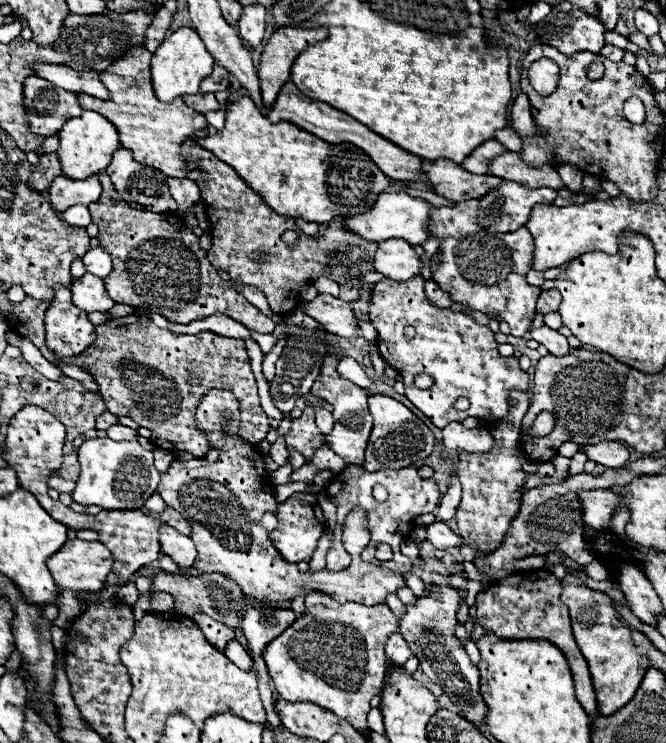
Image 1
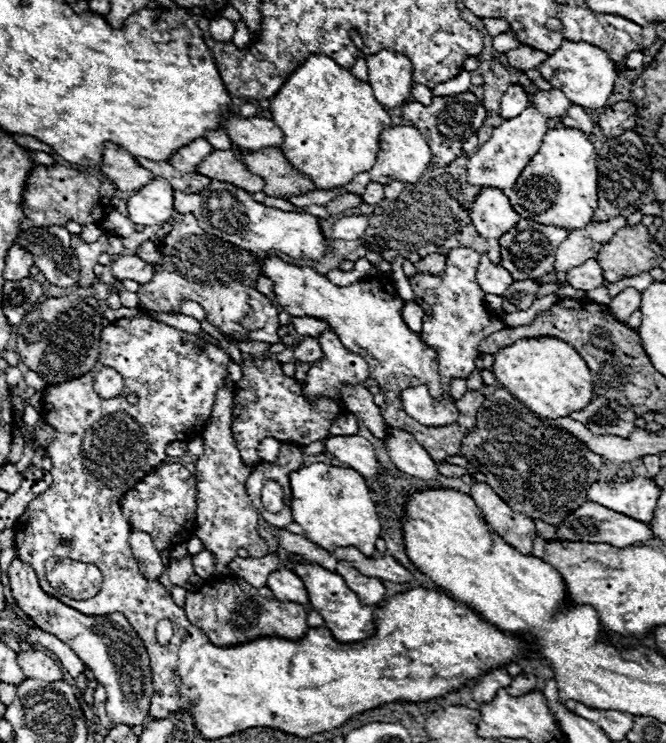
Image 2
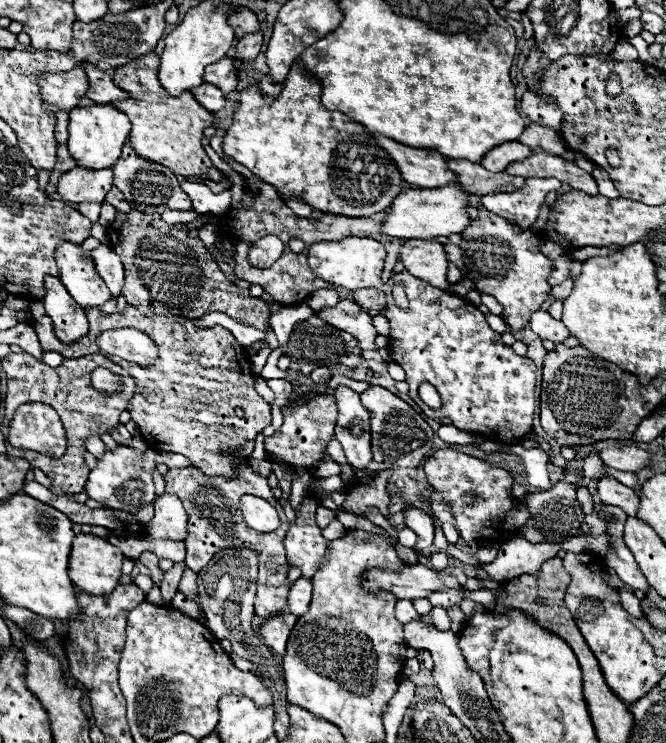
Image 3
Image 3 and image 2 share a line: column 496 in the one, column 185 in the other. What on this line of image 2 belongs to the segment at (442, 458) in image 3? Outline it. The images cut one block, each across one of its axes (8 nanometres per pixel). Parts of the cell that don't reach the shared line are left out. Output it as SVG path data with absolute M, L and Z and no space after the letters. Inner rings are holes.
M160 464L152 474L148 474L142 482L138 482L132 490L122 496L122 514L130 522L132 530L146 532L154 540L154 548L158 552L170 550L174 546L186 544L194 536L194 518L196 518L196 480L182 464Z

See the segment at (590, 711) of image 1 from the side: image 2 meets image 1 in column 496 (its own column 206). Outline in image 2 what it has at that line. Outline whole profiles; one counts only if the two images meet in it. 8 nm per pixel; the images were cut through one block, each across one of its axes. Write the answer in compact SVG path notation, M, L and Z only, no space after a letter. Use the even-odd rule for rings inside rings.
M214 578L196 592L188 592L184 600L186 618L198 626L212 644L234 646L262 636L282 636L298 640L306 634L306 616L310 606L294 602L278 602L268 588L254 588L242 578Z

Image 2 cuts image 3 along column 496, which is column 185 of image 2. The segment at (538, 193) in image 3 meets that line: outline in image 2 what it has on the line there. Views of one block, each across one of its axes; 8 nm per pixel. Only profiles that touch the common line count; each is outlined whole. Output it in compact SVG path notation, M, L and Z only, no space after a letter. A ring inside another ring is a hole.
M212 180L202 192L198 194L184 194L180 190L174 192L174 210L180 214L194 214L198 218L200 228L208 234L214 234L222 240L228 240L240 248L246 248L258 256L266 256L274 250L284 252L292 258L312 258L320 260L326 252L326 242L320 234L320 220L310 214L296 214L296 212L282 212L276 208L268 208L252 200L250 194L244 190Z

